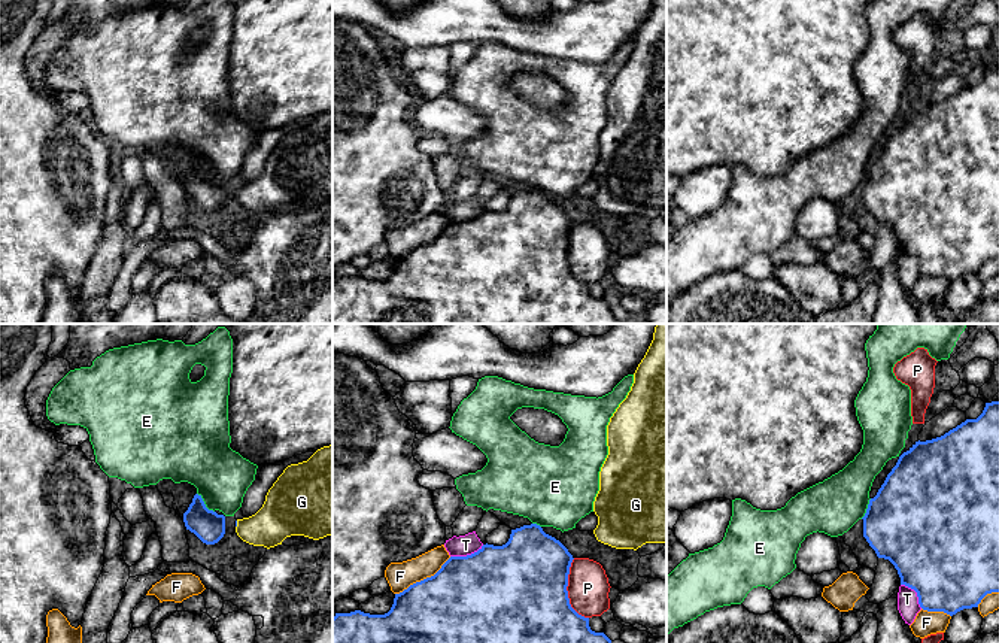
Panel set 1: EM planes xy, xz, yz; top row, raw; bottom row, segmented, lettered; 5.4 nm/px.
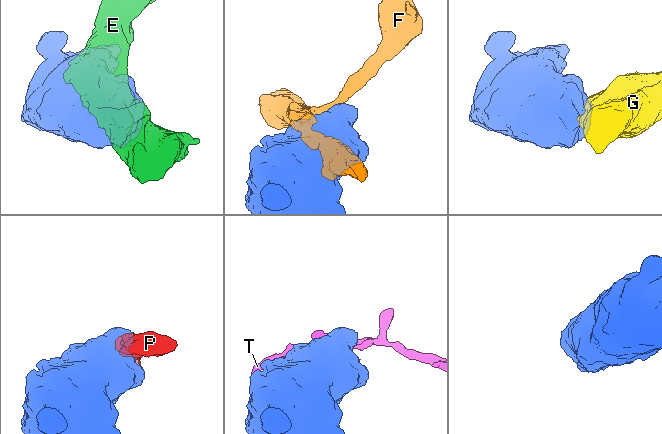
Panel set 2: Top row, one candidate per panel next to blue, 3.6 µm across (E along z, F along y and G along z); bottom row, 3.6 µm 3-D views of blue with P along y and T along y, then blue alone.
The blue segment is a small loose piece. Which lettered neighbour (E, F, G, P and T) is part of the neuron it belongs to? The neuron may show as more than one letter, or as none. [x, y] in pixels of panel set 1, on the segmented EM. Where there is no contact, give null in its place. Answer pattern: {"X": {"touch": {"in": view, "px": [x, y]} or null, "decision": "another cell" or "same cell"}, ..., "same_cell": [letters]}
{"E": {"touch": {"in": "xy", "px": [203, 503]}, "decision": "another cell"}, "F": {"touch": {"in": "xz", "px": [424, 579]}, "decision": "another cell"}, "G": {"touch": {"in": "xy", "px": [236, 524]}, "decision": "same cell"}, "P": {"touch": {"in": "xz", "px": [567, 591]}, "decision": "another cell"}, "T": {"touch": {"in": "xz", "px": [467, 555]}, "decision": "another cell"}, "same_cell": ["G"]}

